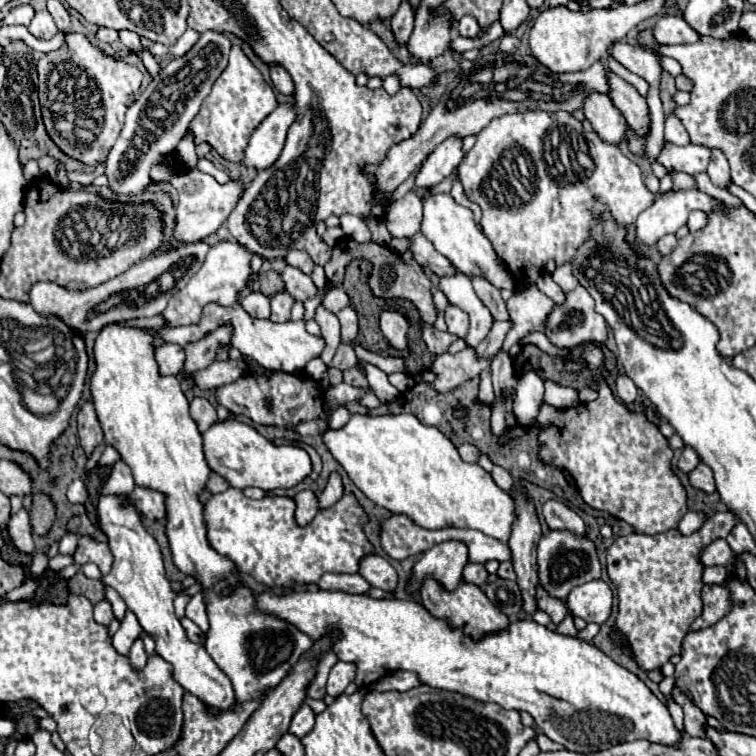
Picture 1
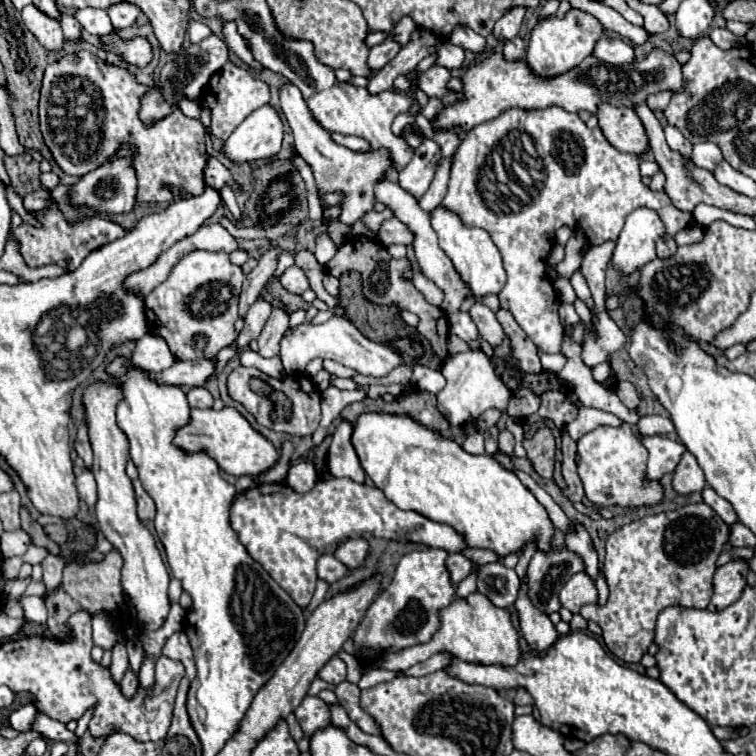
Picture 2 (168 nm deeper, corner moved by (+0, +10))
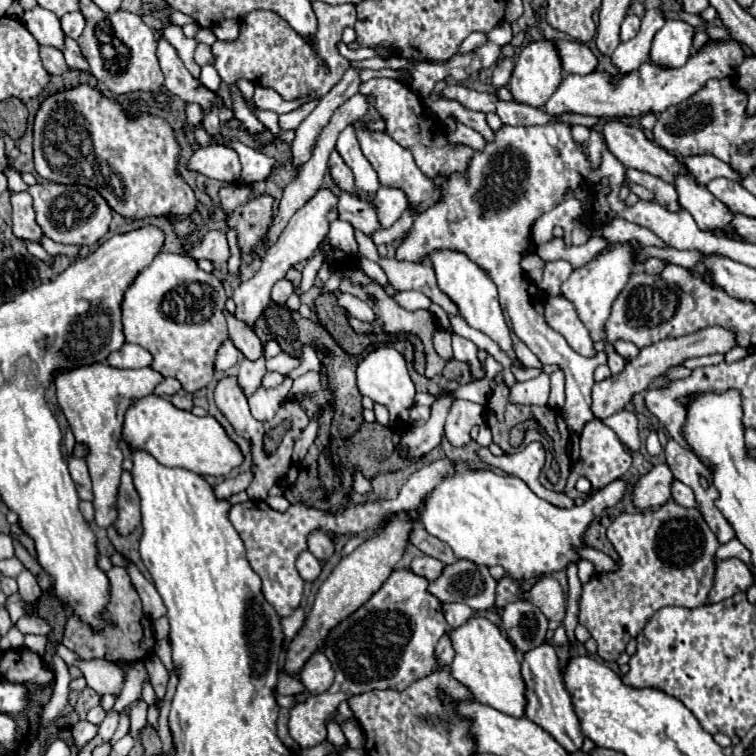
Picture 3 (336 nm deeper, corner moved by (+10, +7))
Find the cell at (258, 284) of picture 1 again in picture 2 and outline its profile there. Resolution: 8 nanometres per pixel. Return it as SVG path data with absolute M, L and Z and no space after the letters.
M274 277L270 279L270 283L268 283L266 289L268 289L268 293L270 293L274 305L284 307L288 313L292 313L292 311L296 311L296 309L308 309L308 303L304 303L304 299L302 299L300 295L286 293L286 289L282 289L280 281L274 279Z

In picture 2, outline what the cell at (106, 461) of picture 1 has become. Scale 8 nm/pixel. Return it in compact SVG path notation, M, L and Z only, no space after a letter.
M82 471L80 475L76 475L76 487L78 487L78 493L80 493L82 501L88 507L94 507L94 503L98 499L98 493L96 493L96 481L92 477L92 471Z

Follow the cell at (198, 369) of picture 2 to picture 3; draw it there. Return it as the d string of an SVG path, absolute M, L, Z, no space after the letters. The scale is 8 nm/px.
M92 364L92 366L82 366L72 372L58 372L54 384L56 384L56 394L58 394L58 404L74 432L74 438L78 444L82 444L88 454L86 454L86 464L90 470L92 478L92 492L94 492L94 522L100 528L110 528L116 522L116 496L118 496L118 486L120 486L120 474L122 474L122 424L124 424L124 414L126 410L140 398L152 396L154 388L164 380L160 372L154 368L140 368L140 370L120 370L112 368L108 364Z

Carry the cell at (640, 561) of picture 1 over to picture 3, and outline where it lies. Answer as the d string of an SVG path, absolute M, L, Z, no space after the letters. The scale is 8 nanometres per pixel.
M674 500L660 506L660 510L636 512L636 514L620 514L612 520L608 532L608 540L612 542L618 558L618 570L612 572L596 572L582 590L580 600L580 624L588 628L592 638L598 642L598 656L602 660L616 662L618 656L626 650L628 642L636 638L650 616L662 606L684 606L696 608L706 604L708 592L714 582L714 554L718 550L716 534L708 528L704 516L694 508L684 508Z

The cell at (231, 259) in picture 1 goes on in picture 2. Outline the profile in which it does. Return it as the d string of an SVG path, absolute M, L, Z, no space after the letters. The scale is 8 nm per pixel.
M192 251L184 255L170 269L168 279L144 297L150 333L162 337L178 361L216 357L222 347L236 341L234 321L242 281L244 273L230 263L228 253Z

